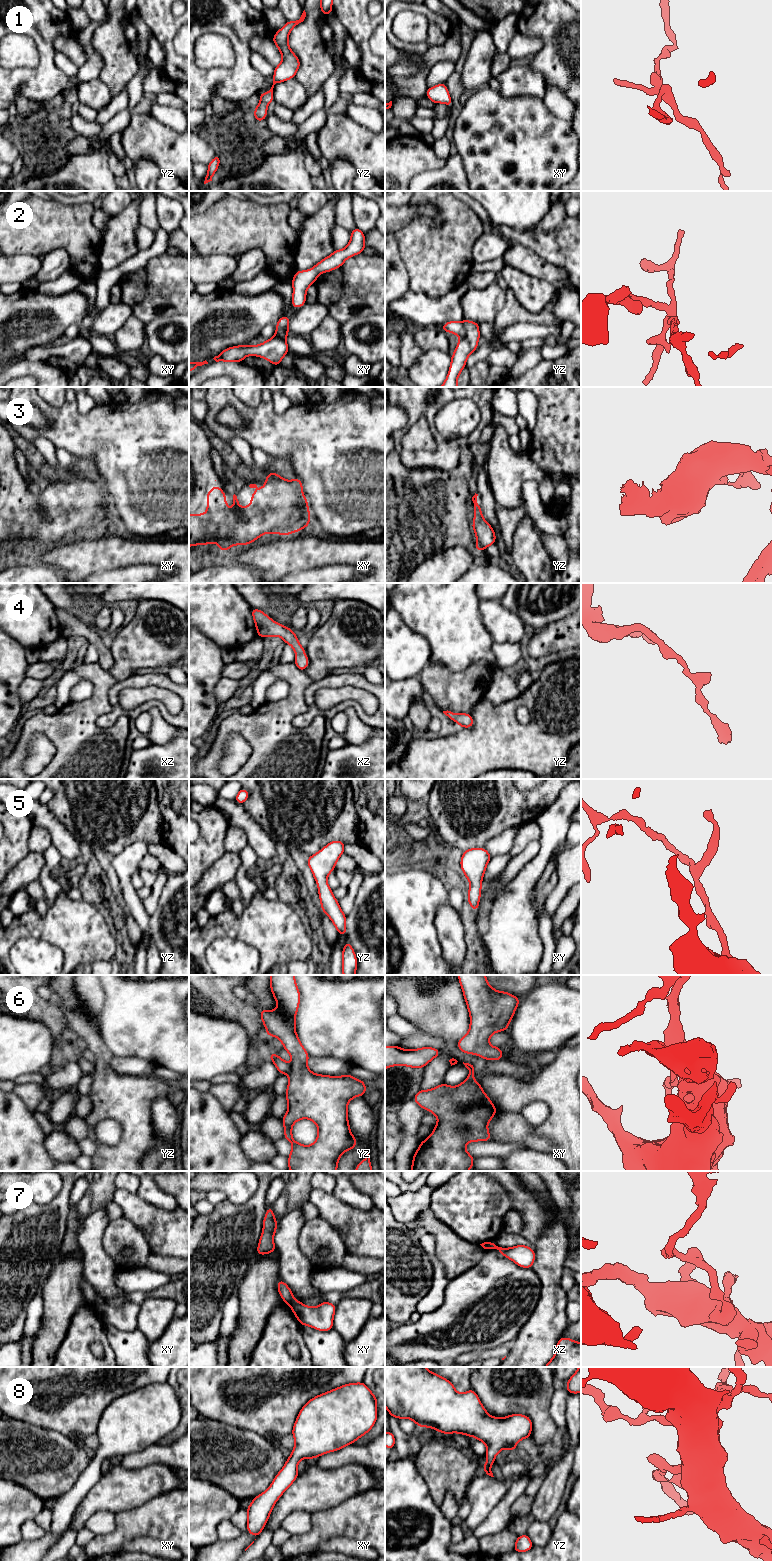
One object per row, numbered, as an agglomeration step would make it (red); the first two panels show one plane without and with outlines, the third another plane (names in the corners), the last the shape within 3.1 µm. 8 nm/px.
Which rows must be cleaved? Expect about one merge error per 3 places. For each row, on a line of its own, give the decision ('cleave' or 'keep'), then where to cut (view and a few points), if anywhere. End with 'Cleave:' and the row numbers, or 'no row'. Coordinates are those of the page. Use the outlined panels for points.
1: keep | no cut
2: cleave | yz (462, 321), (465, 327), (465, 334), (461, 338)
3: keep | no cut
4: keep | no cut
5: keep | no cut
6: cleave | yz (291, 1065), (291, 1069), (287, 1073)
7: cleave | xy (294, 1300), (290, 1305)
8: keep | no cut
Cleave: 2, 6, 7

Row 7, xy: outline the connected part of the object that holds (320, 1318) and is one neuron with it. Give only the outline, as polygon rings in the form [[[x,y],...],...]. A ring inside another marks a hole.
[[[294,1301],[290,1306],[301,1325],[313,1327],[324,1332],[333,1329],[335,1304],[321,1302],[317,1307],[310,1307],[302,1304],[301,1301]]]

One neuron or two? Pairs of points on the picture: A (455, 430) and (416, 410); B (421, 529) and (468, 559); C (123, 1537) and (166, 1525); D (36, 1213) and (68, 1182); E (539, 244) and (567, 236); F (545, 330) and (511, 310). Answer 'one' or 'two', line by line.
A: two
B: two
C: one
D: one
E: one
F: two

